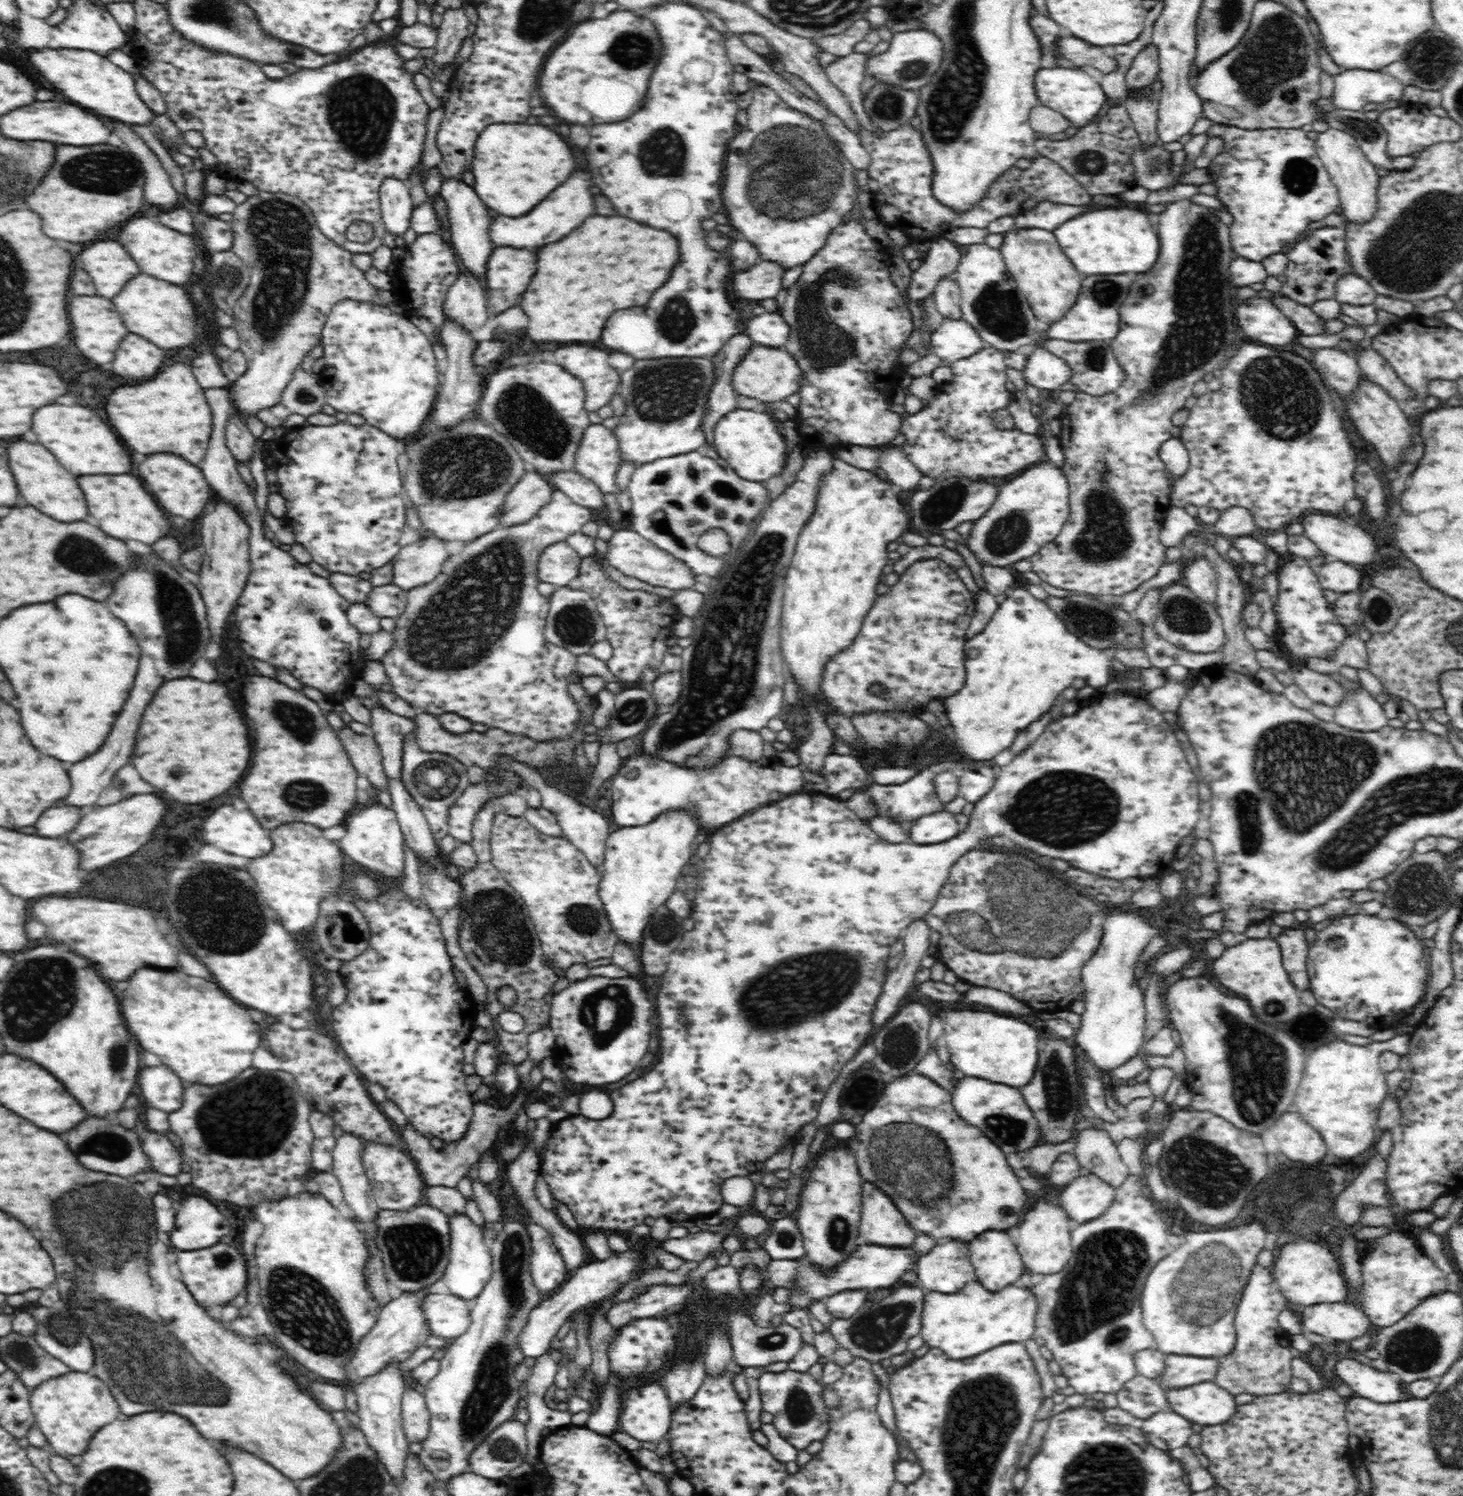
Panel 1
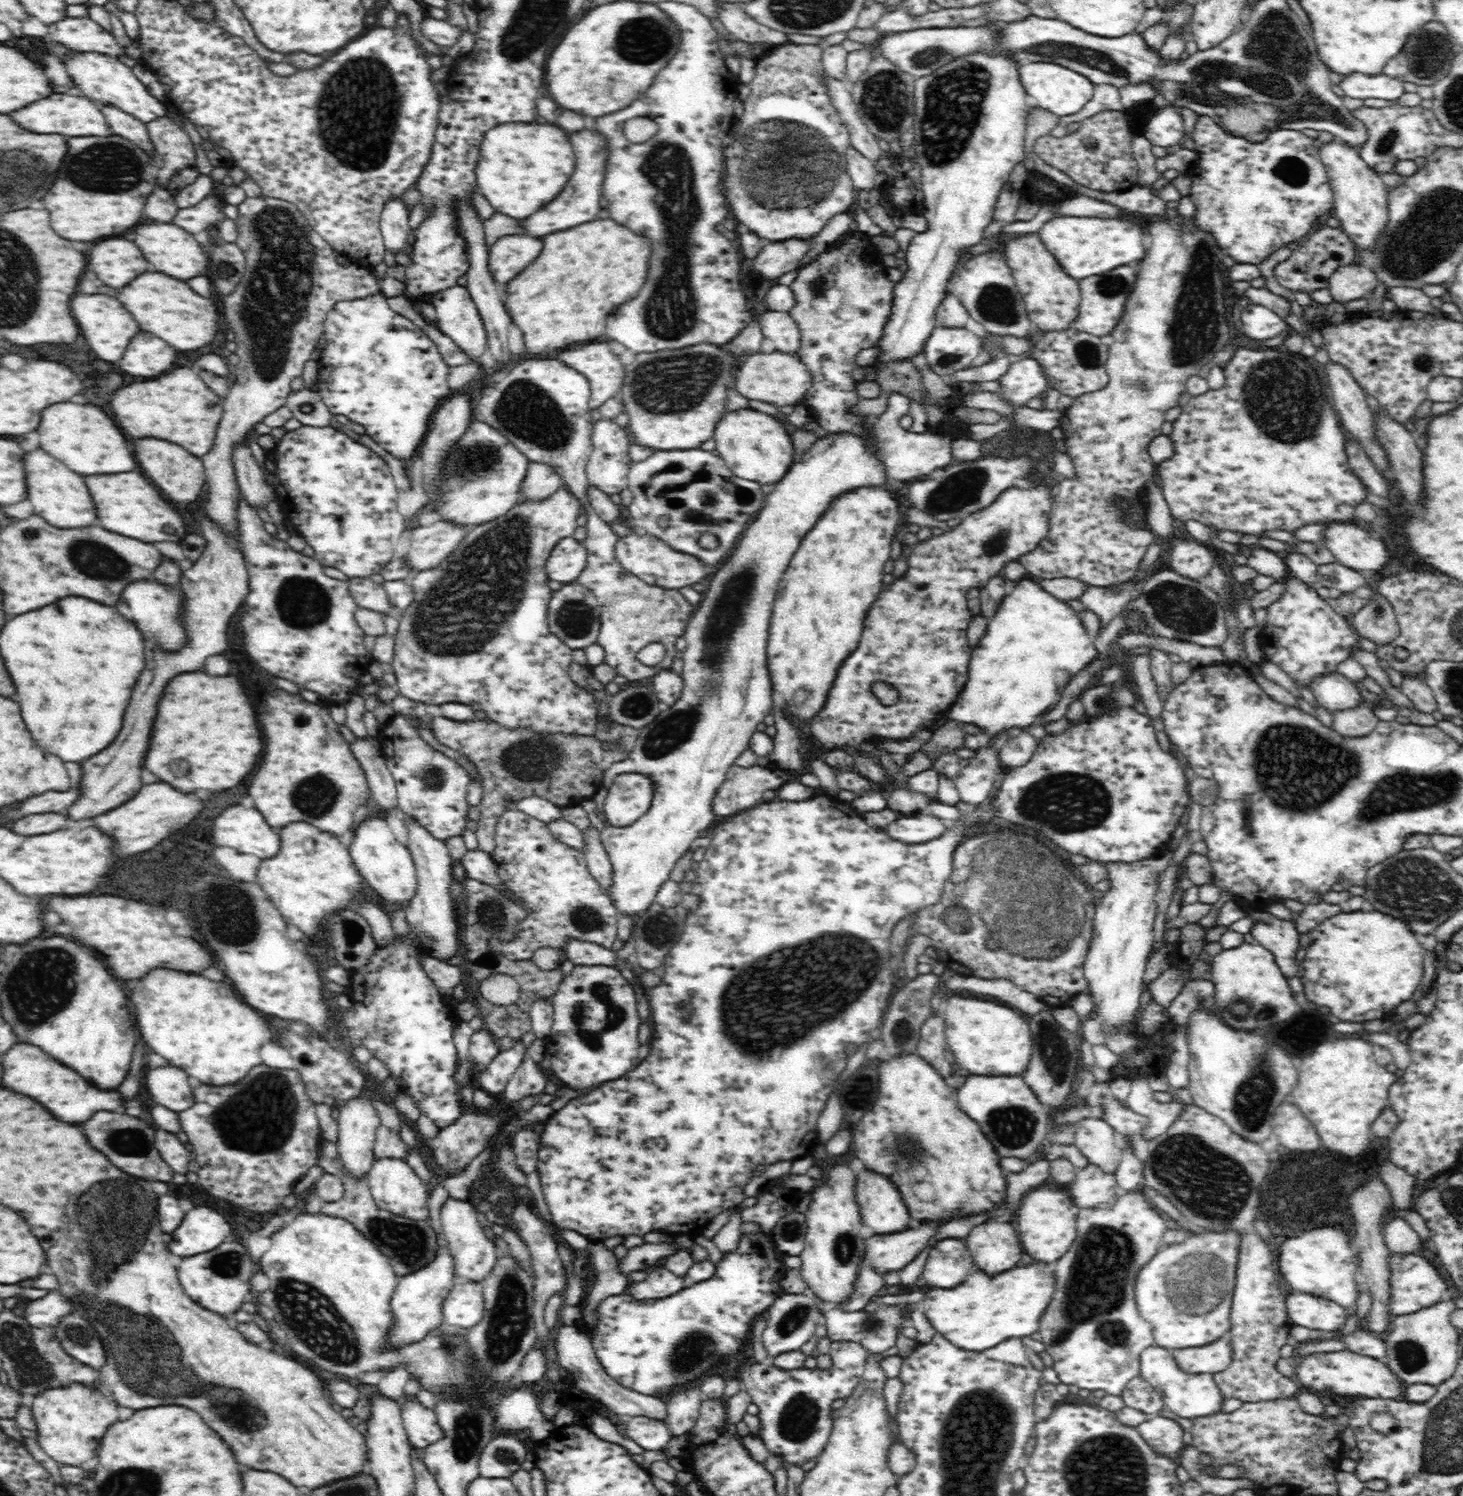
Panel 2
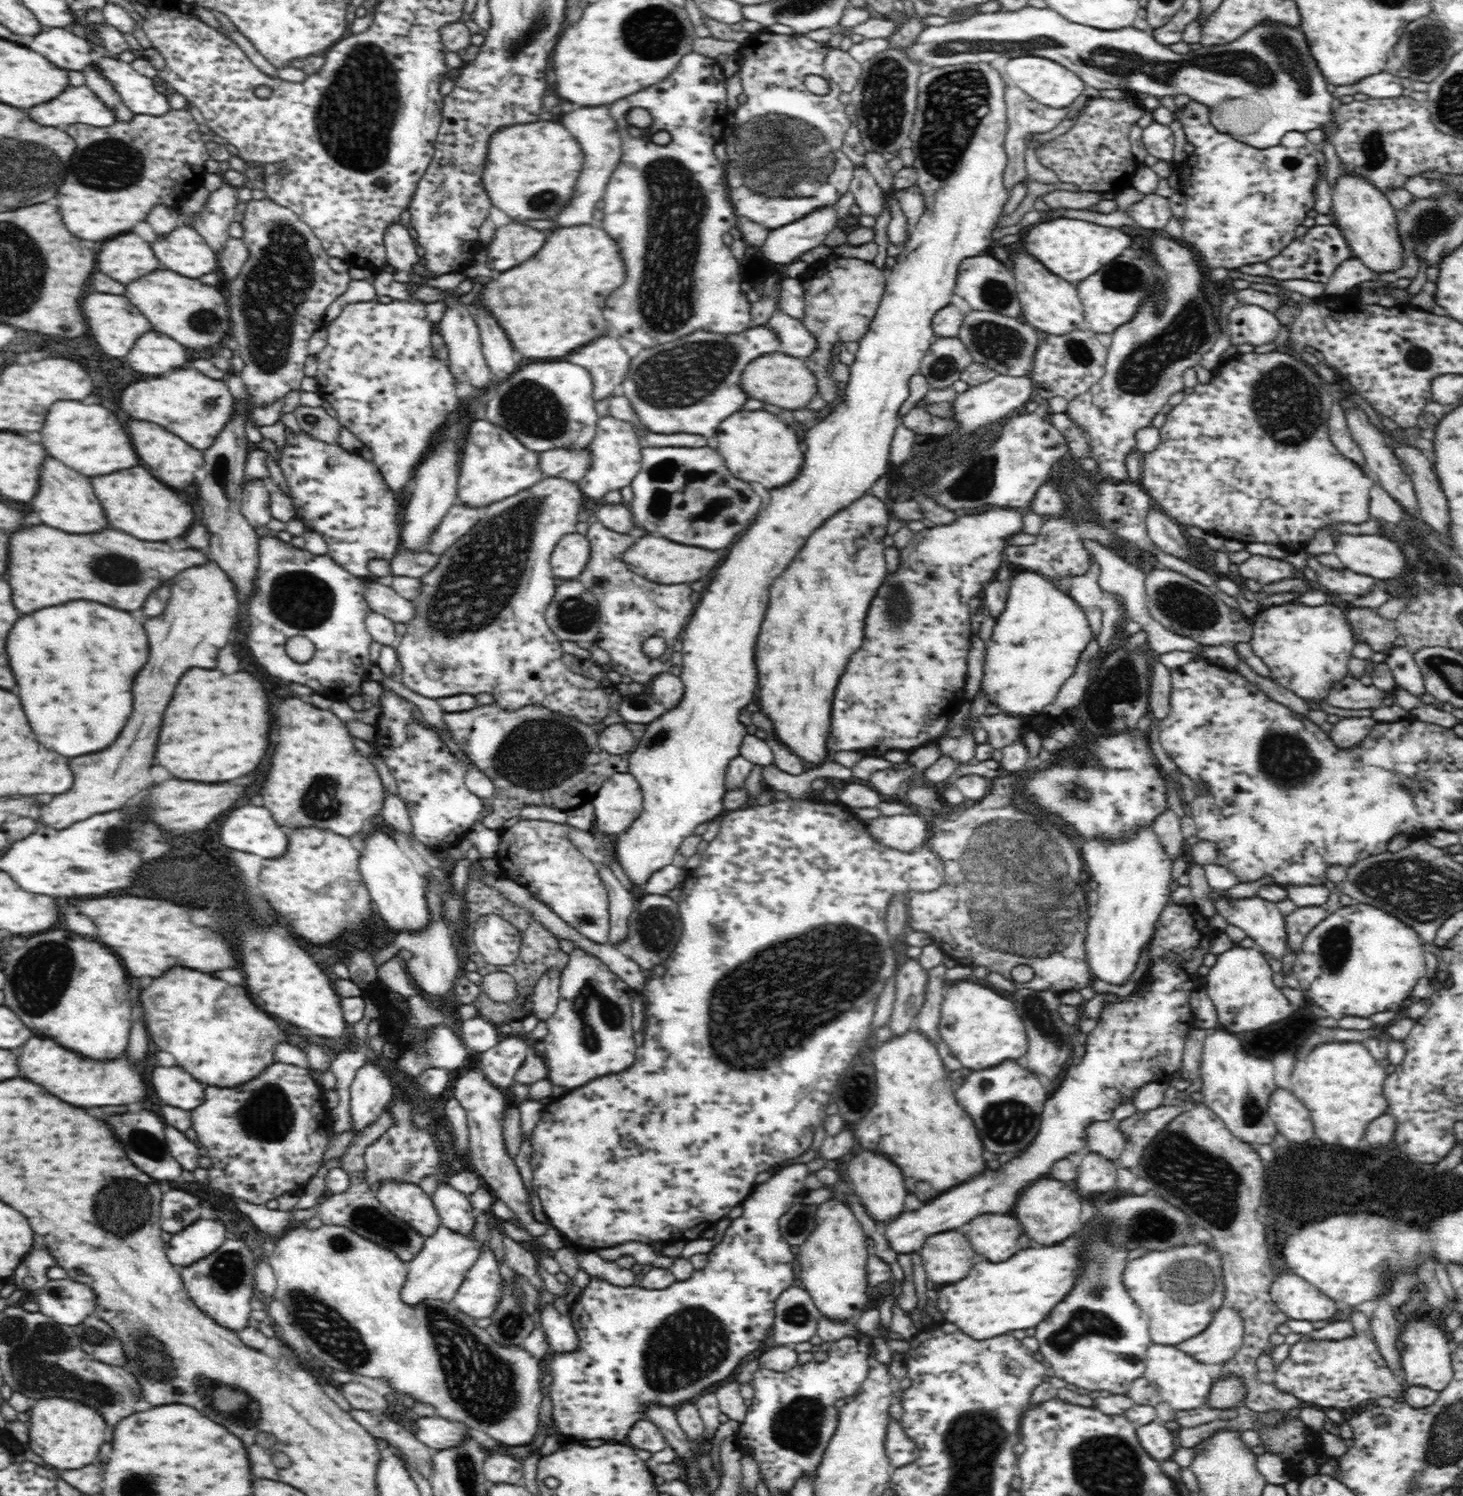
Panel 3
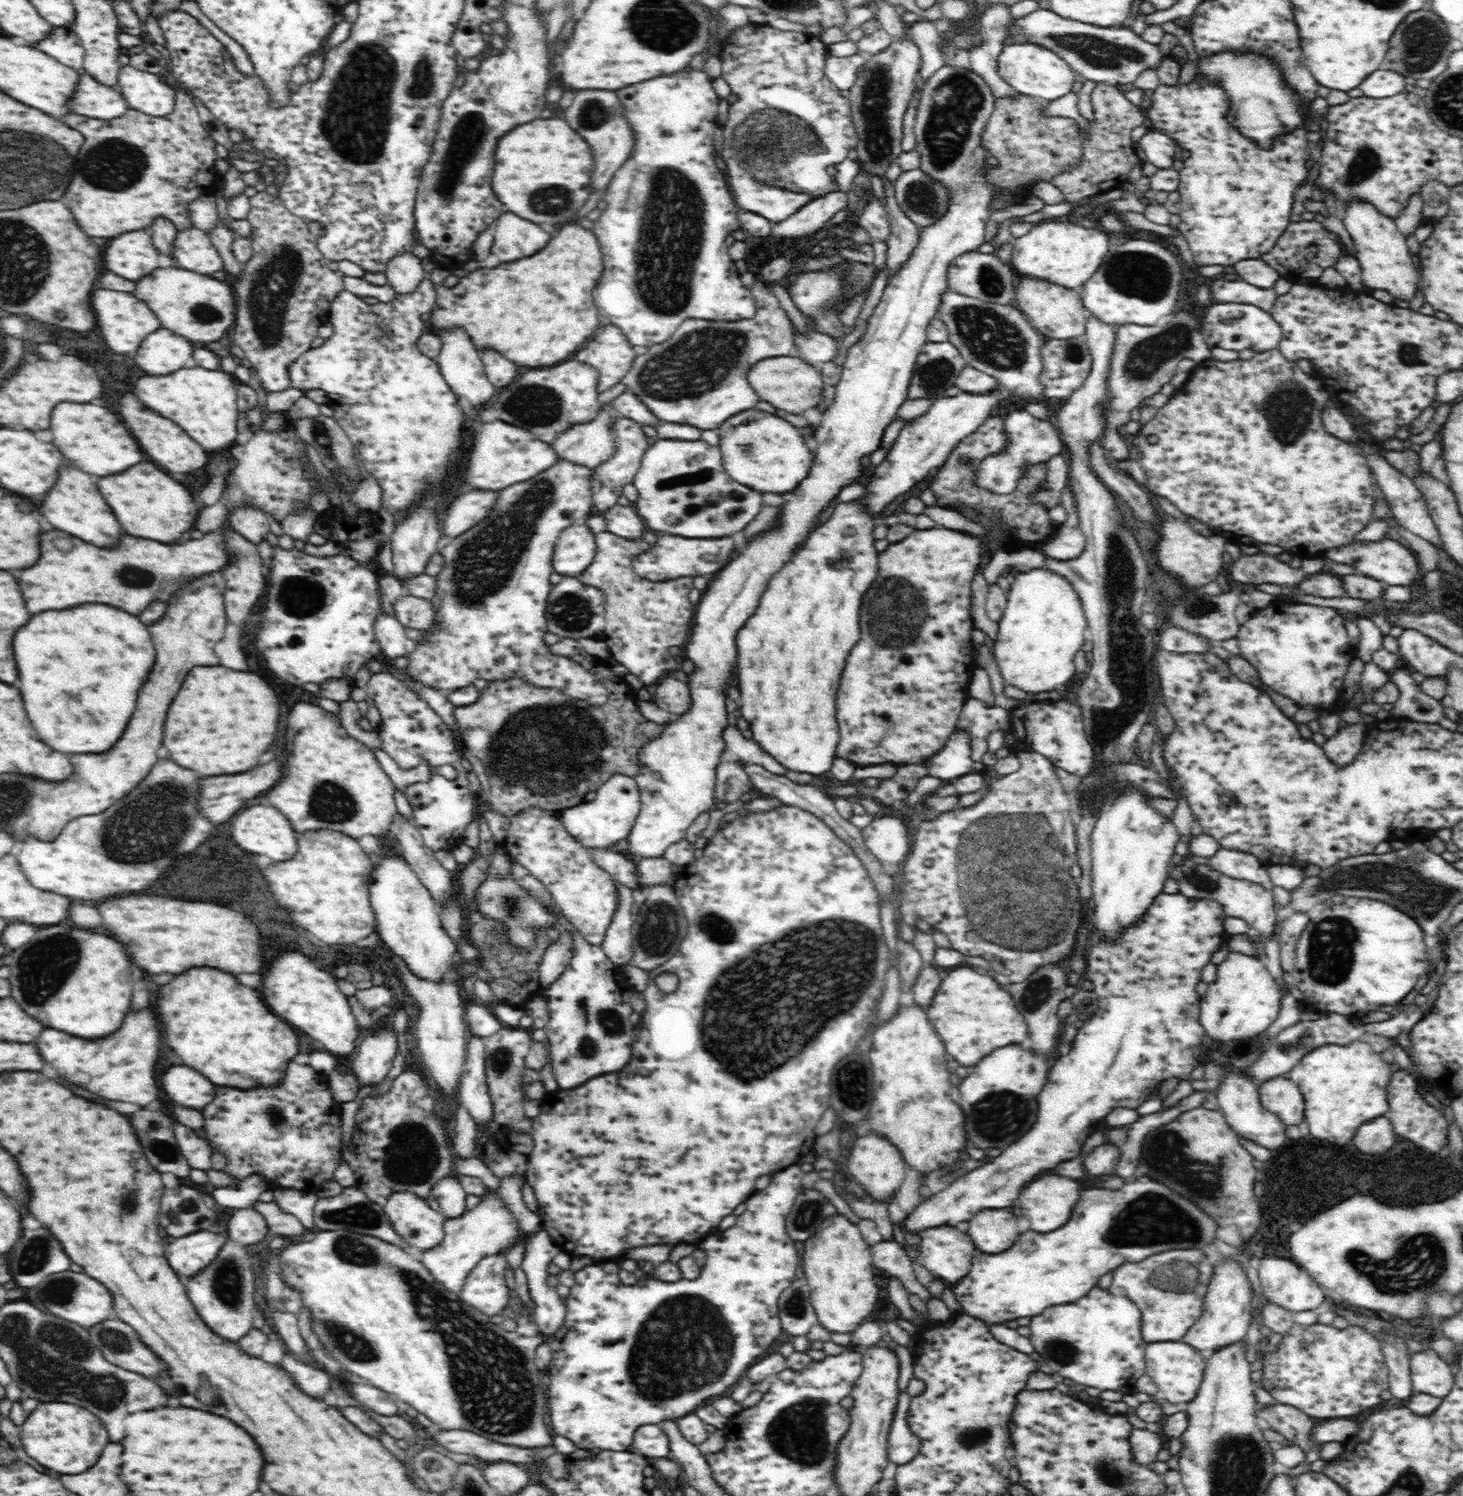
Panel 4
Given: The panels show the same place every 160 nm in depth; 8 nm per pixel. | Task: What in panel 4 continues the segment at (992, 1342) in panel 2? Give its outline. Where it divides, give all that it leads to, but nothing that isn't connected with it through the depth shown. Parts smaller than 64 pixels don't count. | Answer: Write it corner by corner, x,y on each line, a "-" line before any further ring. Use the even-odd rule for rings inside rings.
1145,1176
1136,1182
1124,1184
1118,1190
1086,1190
1076,1203
1072,1219
1064,1228
1048,1235
1038,1235
1029,1230
1020,1235
1019,1240
1003,1254
978,1254
972,1260
970,1272
954,1286
954,1298
964,1315
990,1326
1032,1318
1047,1308
1065,1305
1086,1296
1102,1274
1114,1271
1124,1262
1140,1262
1166,1250
1202,1249
1214,1242
1217,1229
1212,1220
1208,1220
1208,1216
1202,1212
1196,1212
1188,1200
1174,1196
1172,1190
1166,1190

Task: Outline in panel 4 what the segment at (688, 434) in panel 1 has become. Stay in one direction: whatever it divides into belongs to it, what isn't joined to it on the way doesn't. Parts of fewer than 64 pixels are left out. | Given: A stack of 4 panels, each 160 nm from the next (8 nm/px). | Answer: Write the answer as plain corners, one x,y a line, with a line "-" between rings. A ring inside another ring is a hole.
758,281
754,282
751,292
756,299
757,308
752,319
732,324
688,320
688,324
684,324
684,328
680,328
680,332
676,332
668,342
656,348
648,348
646,354
634,360
621,382
628,392
636,396
638,401
642,401
658,422
688,424
698,430
716,430
724,420
742,410
754,408
754,404
758,402
758,396
746,382
746,372
752,364
768,357
793,354
794,326
771,288

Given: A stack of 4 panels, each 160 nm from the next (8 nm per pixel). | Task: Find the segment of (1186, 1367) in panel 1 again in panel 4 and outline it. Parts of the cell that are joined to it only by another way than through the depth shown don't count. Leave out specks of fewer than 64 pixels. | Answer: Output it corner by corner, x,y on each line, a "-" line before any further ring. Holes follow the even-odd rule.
1228,1258
1222,1260
1214,1267
1214,1276
1203,1304
1202,1316
1190,1327
1181,1342
1192,1346
1197,1352
1214,1354
1220,1352
1220,1348
1228,1348
1244,1340
1246,1330
1250,1328
1251,1301
1251,1282
1240,1263

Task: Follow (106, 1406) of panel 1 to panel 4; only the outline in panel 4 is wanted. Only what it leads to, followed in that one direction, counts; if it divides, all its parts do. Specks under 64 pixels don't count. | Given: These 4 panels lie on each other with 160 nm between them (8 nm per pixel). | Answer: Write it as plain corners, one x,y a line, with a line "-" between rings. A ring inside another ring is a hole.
50,1402
38,1404
27,1415
21,1426
22,1448
39,1464
54,1475
71,1475
84,1472
92,1464
96,1464
98,1454
108,1442
108,1434
104,1432
104,1424
98,1416
86,1412
68,1402

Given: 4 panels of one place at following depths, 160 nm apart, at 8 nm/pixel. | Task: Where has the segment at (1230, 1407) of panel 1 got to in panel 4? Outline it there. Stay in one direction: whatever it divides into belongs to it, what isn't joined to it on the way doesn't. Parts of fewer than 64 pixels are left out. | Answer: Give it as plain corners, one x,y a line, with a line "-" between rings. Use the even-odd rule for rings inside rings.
1181,1341
1147,1343
1145,1348
1145,1374
1152,1378
1157,1386
1157,1397
1165,1398
1172,1404
1191,1402
1200,1390
1208,1360
1205,1360
1195,1348

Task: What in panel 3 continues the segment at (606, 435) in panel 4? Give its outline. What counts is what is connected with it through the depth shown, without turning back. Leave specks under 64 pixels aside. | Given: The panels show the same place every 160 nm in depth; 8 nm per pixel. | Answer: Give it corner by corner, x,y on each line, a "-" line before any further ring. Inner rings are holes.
548,450
537,456
537,470
544,479
559,478
577,483
589,465
589,450

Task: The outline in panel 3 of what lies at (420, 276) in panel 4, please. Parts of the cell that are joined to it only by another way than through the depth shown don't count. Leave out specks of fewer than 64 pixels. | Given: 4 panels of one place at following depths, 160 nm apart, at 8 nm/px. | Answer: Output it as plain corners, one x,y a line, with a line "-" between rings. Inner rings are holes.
400,221
391,222
383,234
383,248
388,266
394,269
394,281
400,284
411,283
420,257
416,254
416,242
410,236
410,229

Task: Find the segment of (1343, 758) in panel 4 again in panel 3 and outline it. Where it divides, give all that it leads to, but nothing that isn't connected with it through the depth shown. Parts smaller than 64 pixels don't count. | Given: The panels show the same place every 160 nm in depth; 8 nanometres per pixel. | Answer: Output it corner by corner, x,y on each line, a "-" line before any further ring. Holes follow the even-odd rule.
1372,717
1341,718
1333,724
1330,734
1331,740
1339,748
1352,748
1371,734
1372,728
1377,723

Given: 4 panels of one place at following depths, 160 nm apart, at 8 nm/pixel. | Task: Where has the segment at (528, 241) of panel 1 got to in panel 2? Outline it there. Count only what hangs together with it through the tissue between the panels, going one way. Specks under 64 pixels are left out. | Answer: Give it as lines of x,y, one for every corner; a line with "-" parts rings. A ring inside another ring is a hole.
584,132
570,136
570,140
576,154
576,170
568,180
568,184
564,186
564,190
552,202
548,202
544,208
534,212
526,220
520,220
522,234
530,238
544,238
548,234
596,220
596,214
600,212
600,188
604,176
604,152
600,152
600,138
592,132

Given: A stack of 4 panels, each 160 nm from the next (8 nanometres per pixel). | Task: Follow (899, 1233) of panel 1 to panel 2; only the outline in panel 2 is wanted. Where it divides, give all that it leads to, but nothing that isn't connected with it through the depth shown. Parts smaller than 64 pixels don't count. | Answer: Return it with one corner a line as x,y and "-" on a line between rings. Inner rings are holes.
859,1172
856,1178
855,1193
859,1204
862,1225
873,1235
898,1235
910,1229
910,1214
902,1204
901,1194
889,1180
874,1176
874,1172

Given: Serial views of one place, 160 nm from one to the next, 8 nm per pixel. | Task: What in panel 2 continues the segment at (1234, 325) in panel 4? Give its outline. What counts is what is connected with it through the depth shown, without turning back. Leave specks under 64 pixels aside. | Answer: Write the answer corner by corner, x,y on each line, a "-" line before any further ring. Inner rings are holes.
1252,303
1241,310
1242,334
1244,338
1254,340
1270,340
1280,336
1282,332
1292,332
1285,320
1261,304

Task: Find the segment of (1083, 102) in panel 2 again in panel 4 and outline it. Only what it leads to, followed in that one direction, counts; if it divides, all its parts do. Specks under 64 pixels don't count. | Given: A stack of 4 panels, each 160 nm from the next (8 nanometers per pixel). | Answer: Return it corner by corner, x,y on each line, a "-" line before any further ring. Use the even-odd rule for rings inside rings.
1014,44
1004,47
1004,53
999,57
1000,75
1010,83
1014,89
1035,100
1054,101
1070,94
1077,78
1068,63
1046,48
1035,44

